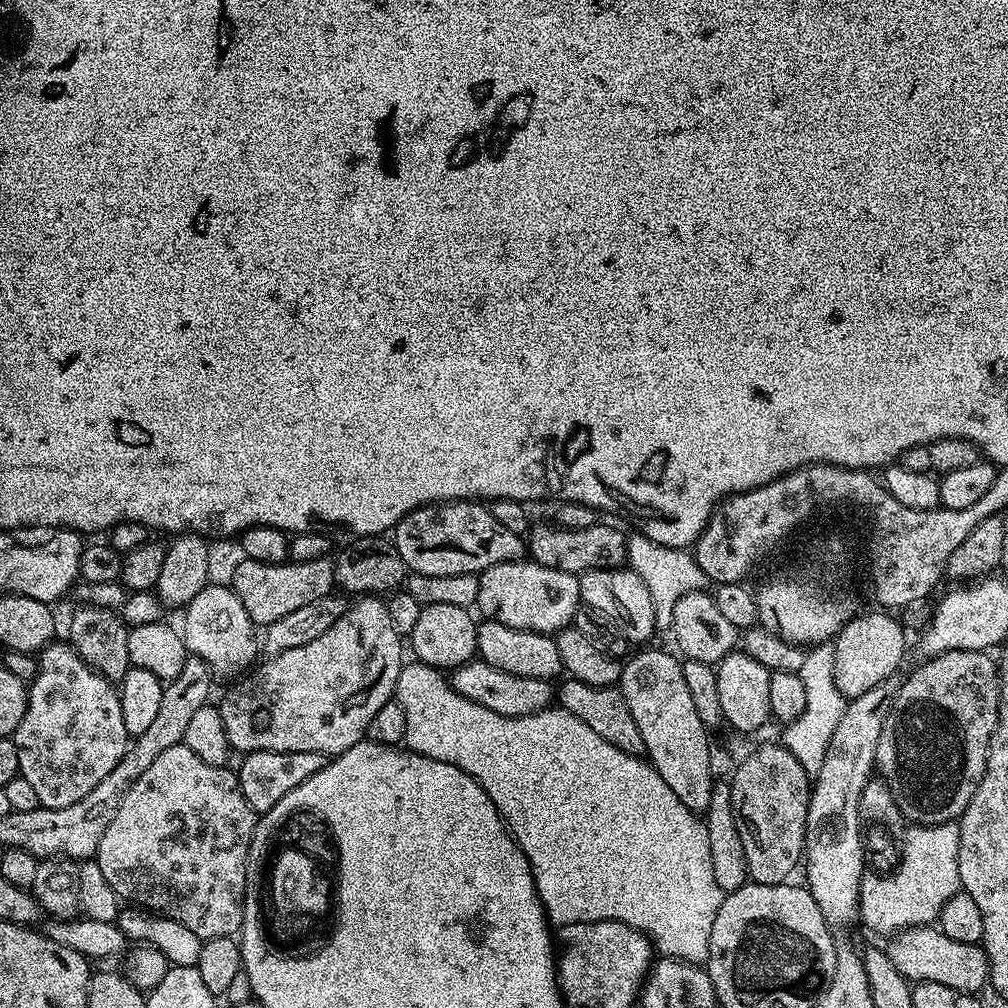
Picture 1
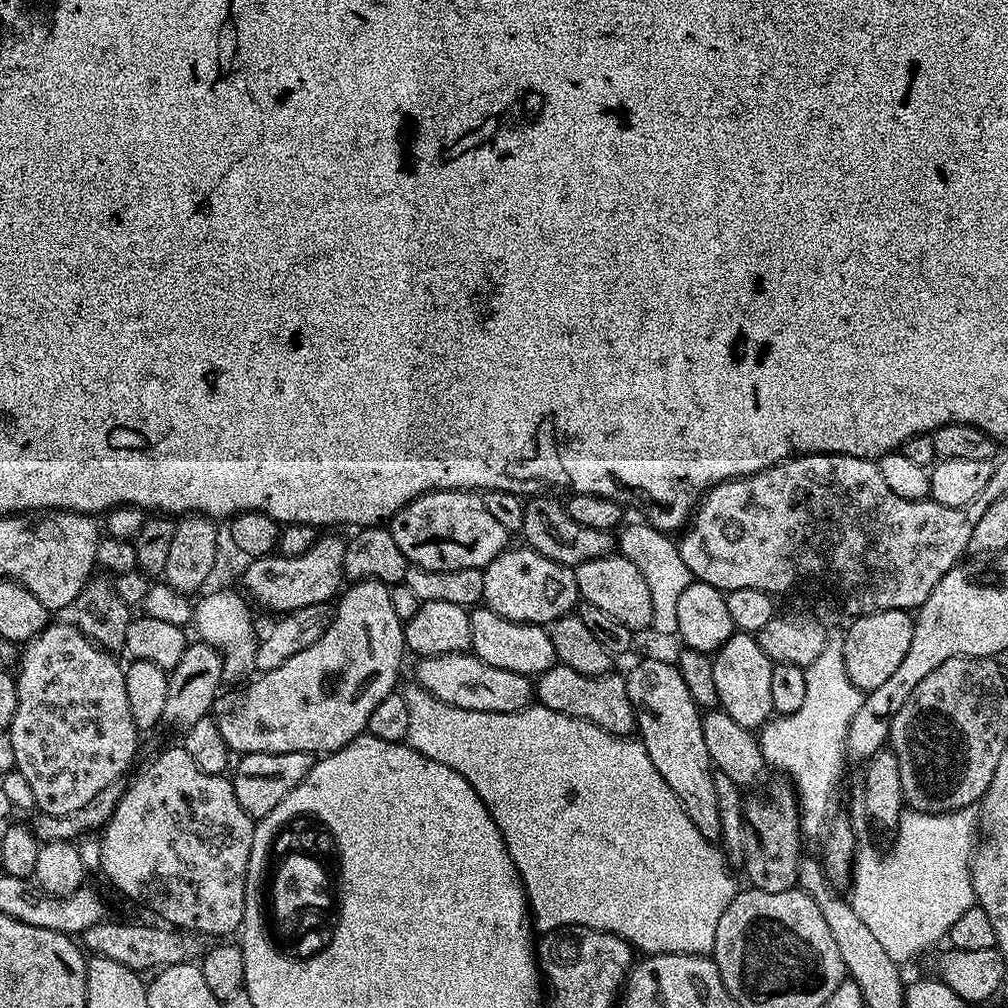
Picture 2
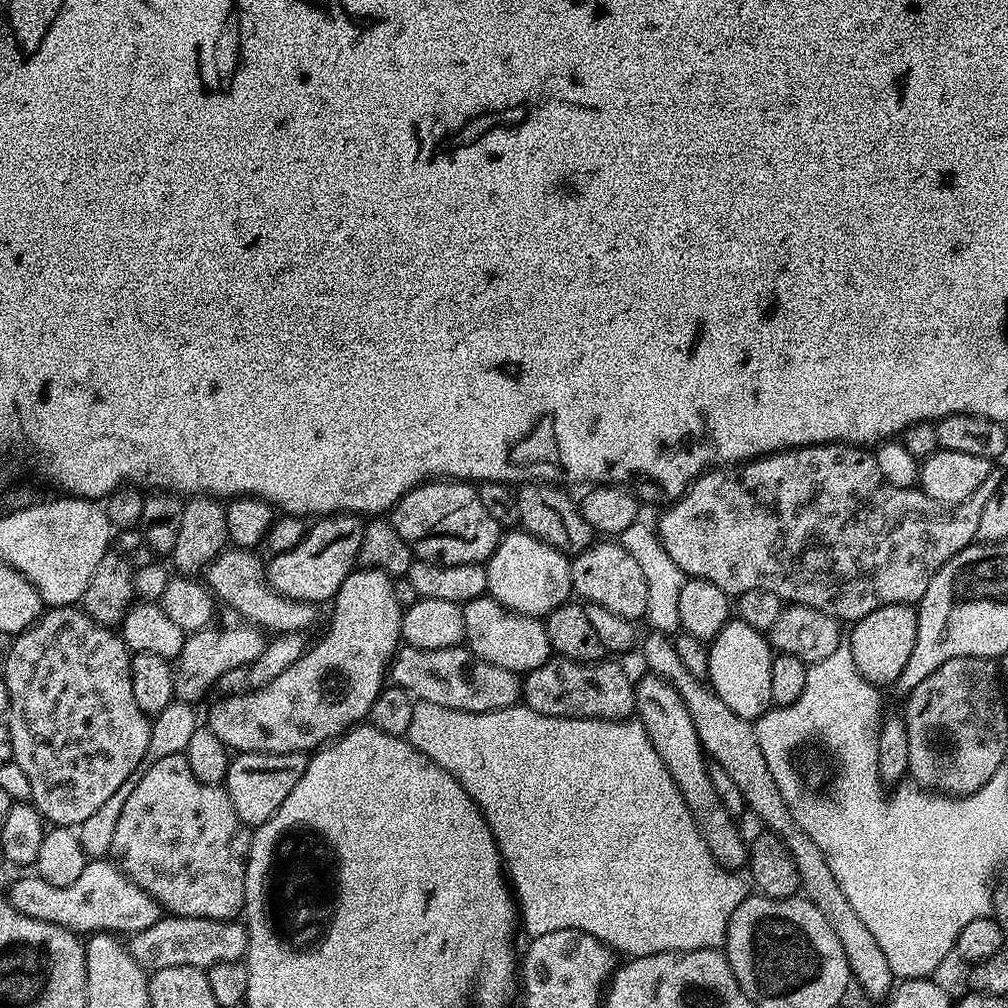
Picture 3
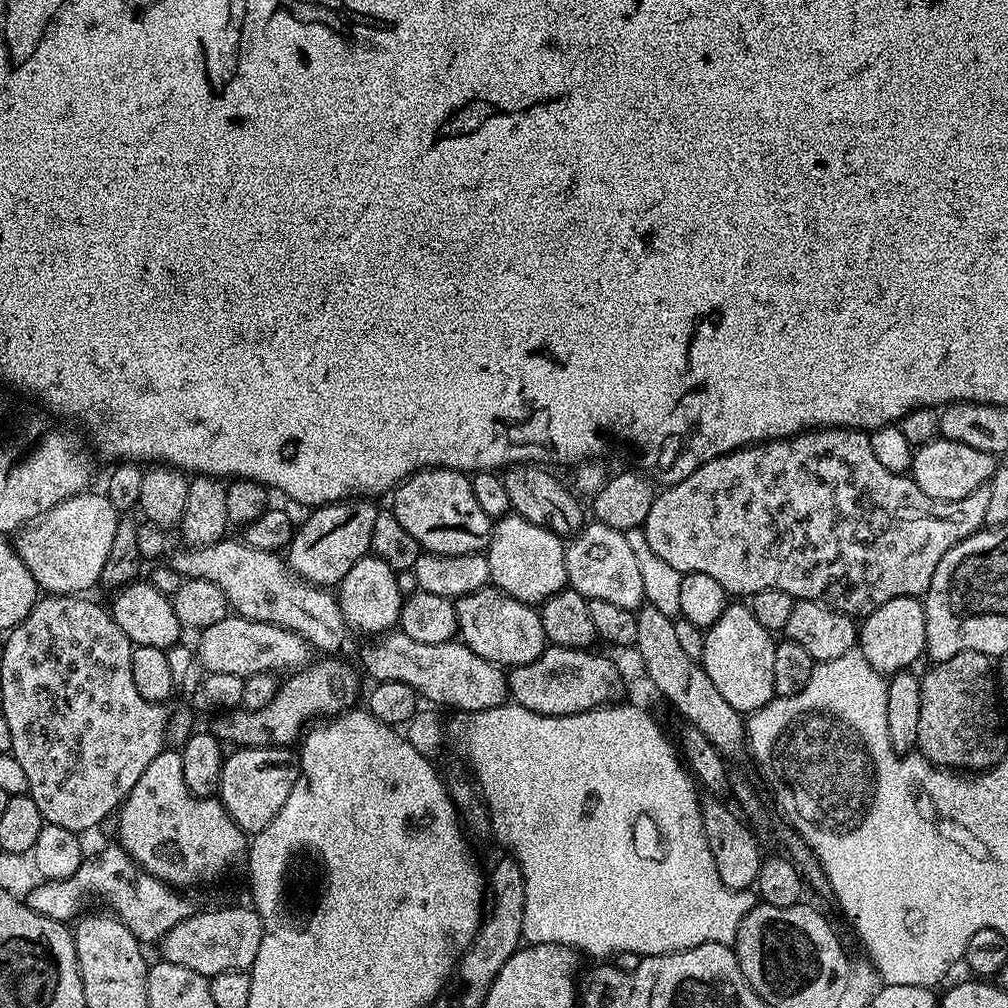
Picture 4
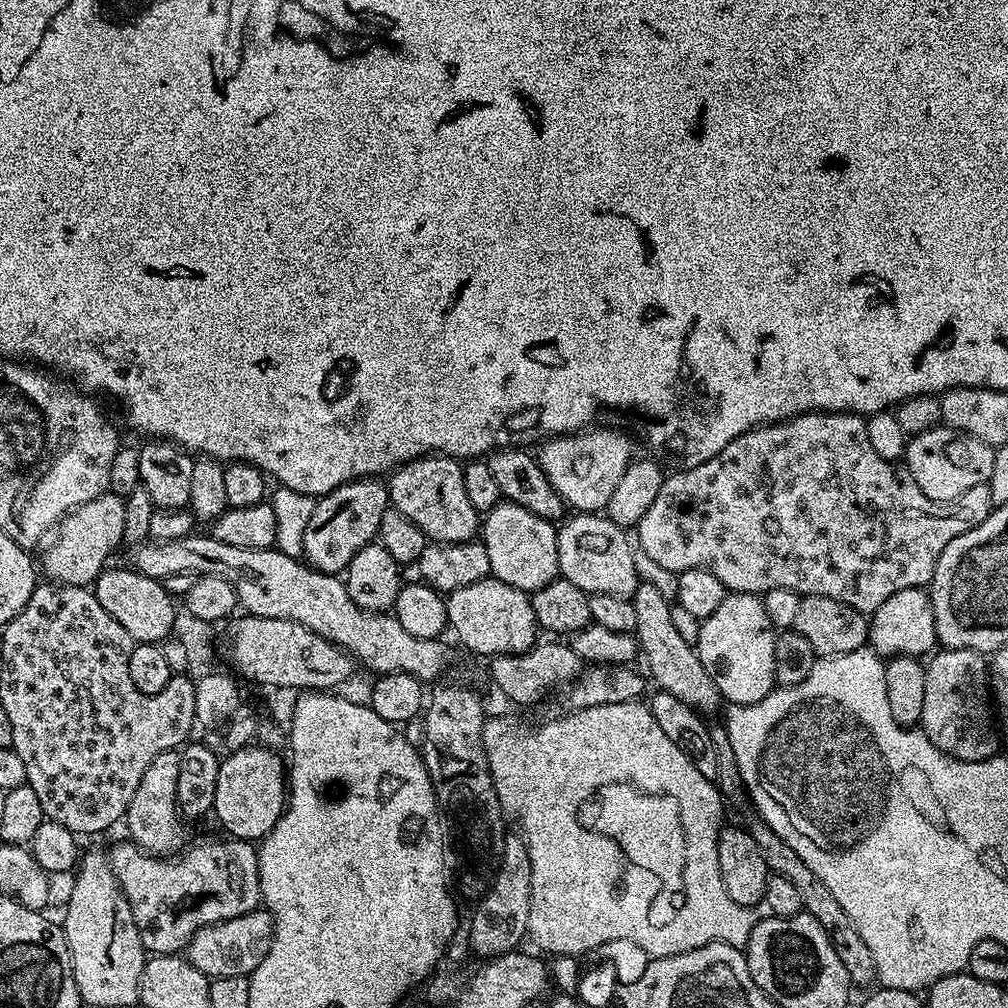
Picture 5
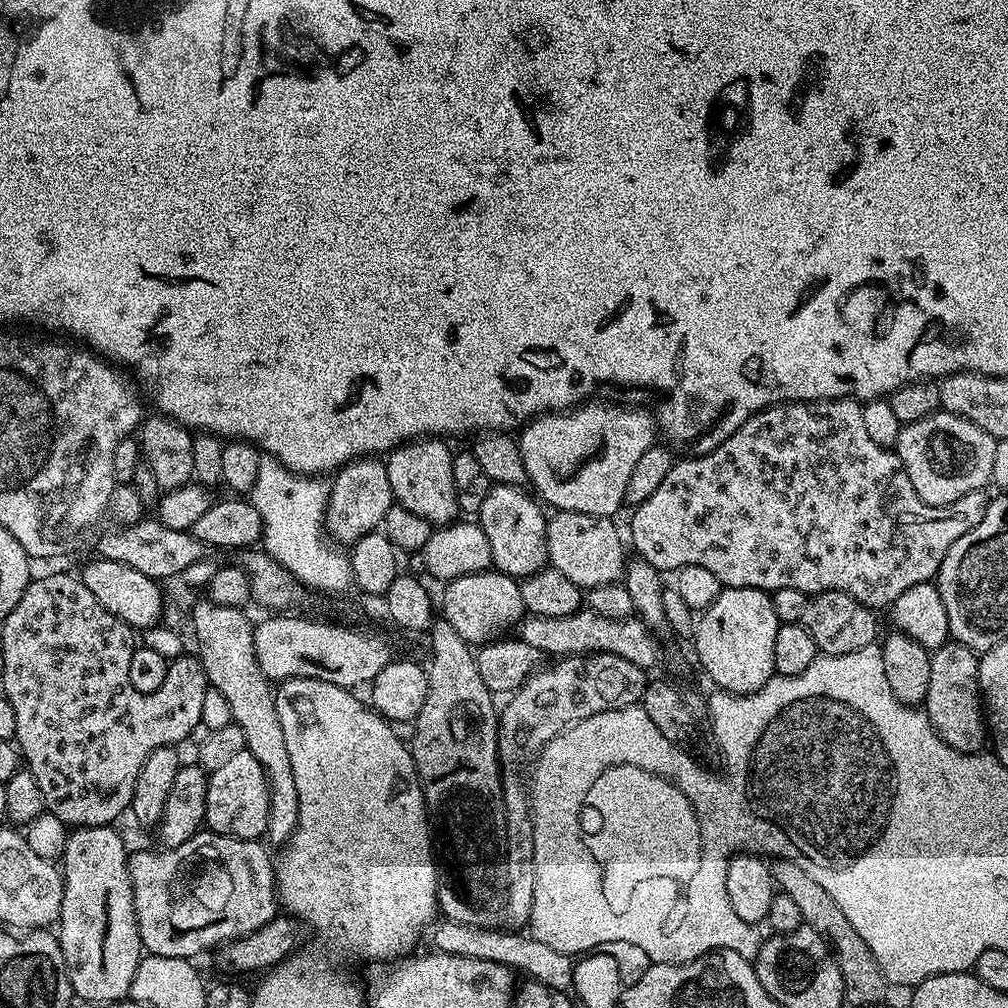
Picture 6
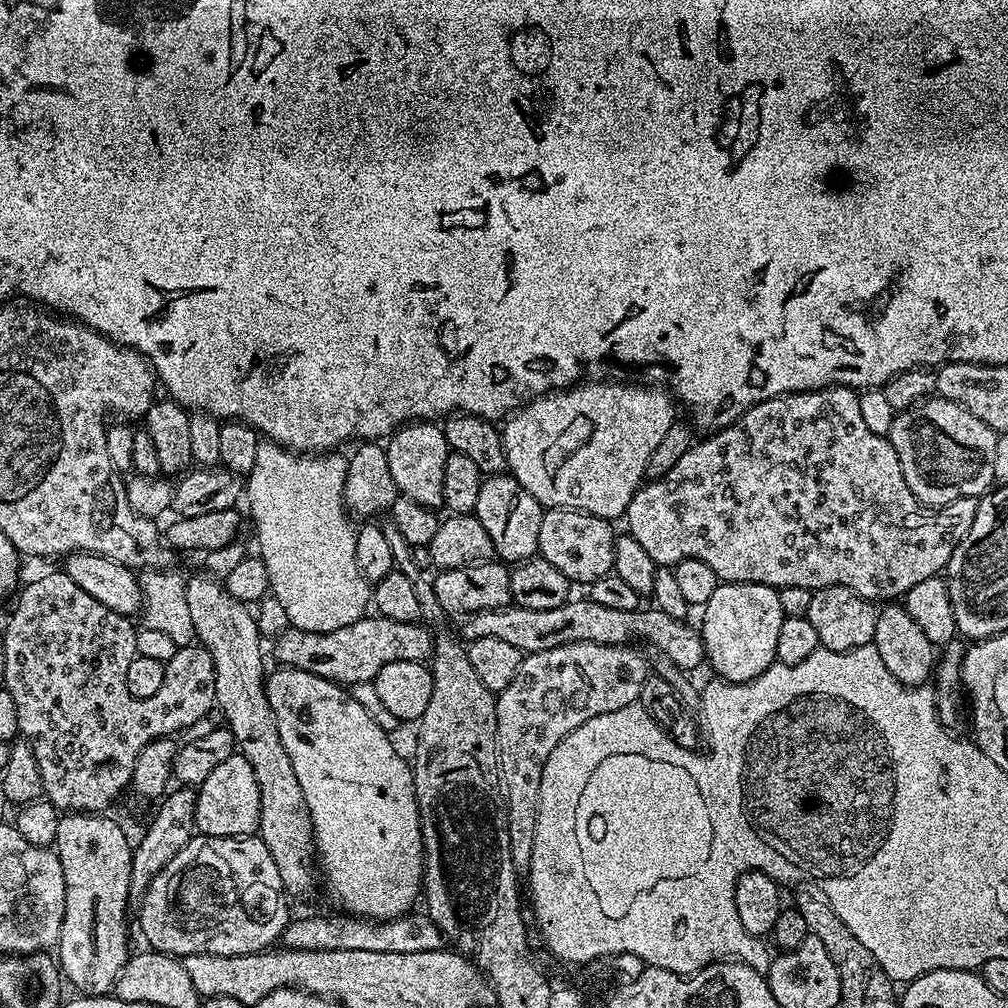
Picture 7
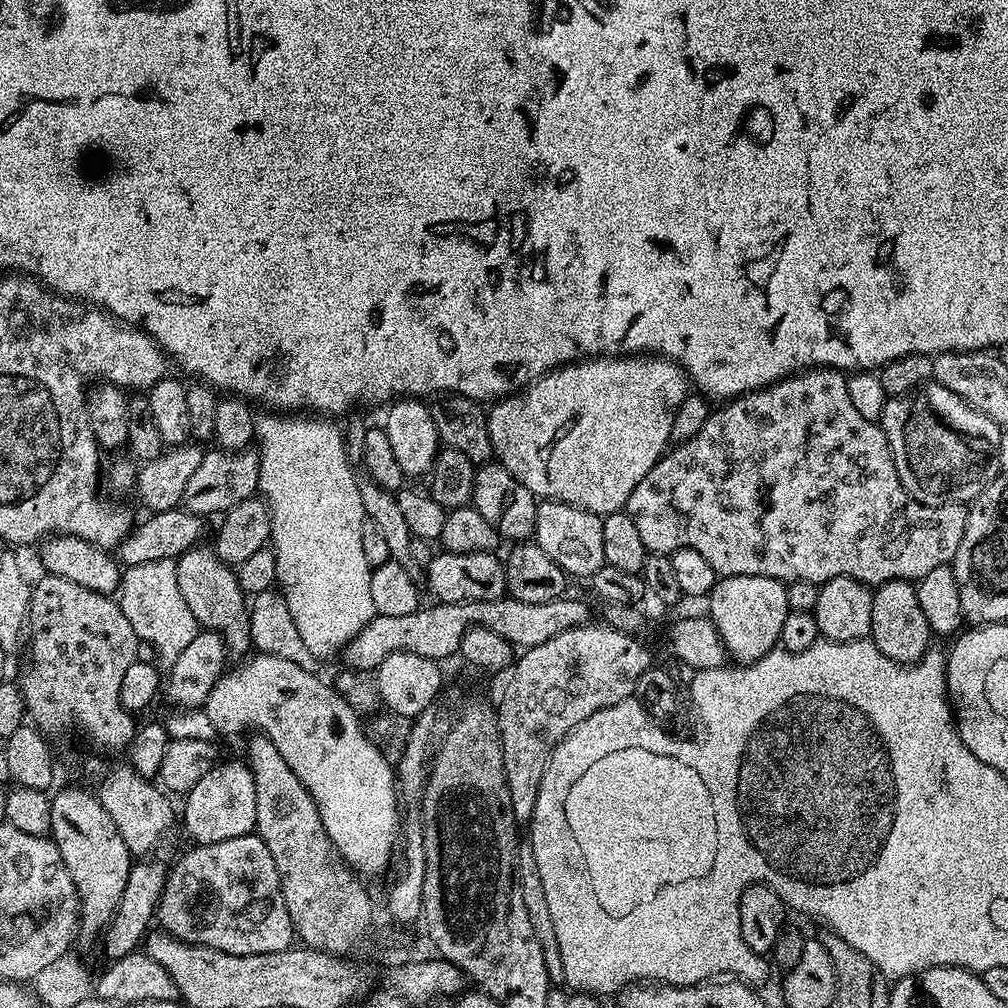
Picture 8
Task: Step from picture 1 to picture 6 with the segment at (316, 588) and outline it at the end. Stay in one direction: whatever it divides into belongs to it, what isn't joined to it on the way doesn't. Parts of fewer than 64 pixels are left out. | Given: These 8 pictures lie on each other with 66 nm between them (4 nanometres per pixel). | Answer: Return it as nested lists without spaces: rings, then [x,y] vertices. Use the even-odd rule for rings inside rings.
[[[357,458],[339,469],[335,473],[334,479],[336,481],[331,481],[328,491],[328,508],[324,512],[324,530],[337,545],[351,546],[358,542],[358,538],[377,531],[383,525],[386,510],[390,510],[390,506],[394,502],[390,490],[390,478],[386,474],[386,463],[383,459]]]

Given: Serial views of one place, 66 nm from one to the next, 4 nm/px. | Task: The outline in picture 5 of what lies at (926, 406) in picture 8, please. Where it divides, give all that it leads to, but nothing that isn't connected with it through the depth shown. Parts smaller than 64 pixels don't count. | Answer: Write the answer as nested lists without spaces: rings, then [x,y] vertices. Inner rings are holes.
[[[941,426],[911,437],[907,441],[902,460],[908,473],[914,478],[914,482],[918,482],[918,490],[922,490],[922,494],[926,494],[926,498],[931,500],[957,500],[962,494],[966,494],[966,490],[971,490],[973,486],[988,482],[990,474],[994,470],[995,453],[996,449],[970,434]]]

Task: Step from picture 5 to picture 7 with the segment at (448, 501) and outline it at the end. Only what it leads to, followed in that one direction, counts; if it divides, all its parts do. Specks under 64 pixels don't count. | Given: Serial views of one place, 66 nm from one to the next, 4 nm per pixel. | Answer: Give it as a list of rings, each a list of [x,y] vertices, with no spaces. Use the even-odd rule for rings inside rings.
[[[417,420],[396,429],[387,437],[384,453],[386,462],[390,462],[390,474],[394,478],[397,493],[427,508],[439,509],[444,502],[442,478],[449,451],[446,434],[439,423]]]

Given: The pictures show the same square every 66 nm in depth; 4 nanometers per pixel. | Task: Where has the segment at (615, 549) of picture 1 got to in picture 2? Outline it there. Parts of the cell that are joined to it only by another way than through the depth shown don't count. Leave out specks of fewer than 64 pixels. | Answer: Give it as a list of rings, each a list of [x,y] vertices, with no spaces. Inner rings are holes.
[[[536,494],[524,506],[523,543],[538,554],[550,558],[556,564],[575,569],[577,564],[590,562],[594,558],[611,556],[614,552],[614,536],[606,530],[593,530],[591,526],[578,526],[570,518],[567,507],[548,494]]]

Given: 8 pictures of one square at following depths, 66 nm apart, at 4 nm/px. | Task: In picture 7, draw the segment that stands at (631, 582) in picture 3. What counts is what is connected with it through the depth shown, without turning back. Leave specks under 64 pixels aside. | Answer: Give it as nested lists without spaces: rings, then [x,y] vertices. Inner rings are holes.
[[[573,508],[547,509],[542,518],[542,530],[538,530],[539,555],[550,562],[550,566],[558,566],[569,582],[577,580],[581,586],[587,586],[612,572],[617,537],[612,528],[609,521],[588,512],[576,512]]]

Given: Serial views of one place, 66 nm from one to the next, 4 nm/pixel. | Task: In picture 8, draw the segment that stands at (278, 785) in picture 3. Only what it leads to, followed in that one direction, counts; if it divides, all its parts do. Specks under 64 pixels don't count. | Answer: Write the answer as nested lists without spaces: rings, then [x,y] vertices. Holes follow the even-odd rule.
[[[228,760],[223,762],[217,762],[213,768],[209,770],[208,774],[203,775],[198,781],[198,786],[194,786],[183,797],[184,800],[184,828],[188,831],[188,836],[192,839],[192,842],[196,844],[213,844],[214,842],[226,842],[227,840],[233,840],[239,836],[247,836],[255,829],[256,826],[256,799],[254,798],[254,778],[252,777],[252,769],[248,767],[247,763],[241,762],[240,764],[236,760]]]

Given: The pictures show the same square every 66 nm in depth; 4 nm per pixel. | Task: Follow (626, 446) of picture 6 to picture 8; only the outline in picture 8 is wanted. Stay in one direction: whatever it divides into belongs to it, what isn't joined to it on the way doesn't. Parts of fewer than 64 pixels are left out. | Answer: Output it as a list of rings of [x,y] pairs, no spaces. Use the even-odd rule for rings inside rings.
[[[659,354],[597,356],[584,358],[571,364],[562,364],[559,368],[545,372],[544,375],[533,380],[527,388],[511,396],[505,396],[491,405],[492,412],[490,408],[487,417],[492,451],[495,459],[503,464],[506,470],[510,470],[510,474],[514,474],[514,478],[518,478],[518,482],[522,482],[522,486],[526,486],[526,490],[530,490],[533,496],[571,504],[574,508],[581,508],[603,518],[609,516],[611,512],[627,509],[630,494],[634,494],[634,486],[638,486],[638,482],[642,482],[642,478],[650,474],[650,470],[660,461],[661,456],[669,451],[674,418],[689,392],[690,381],[684,369]]]

